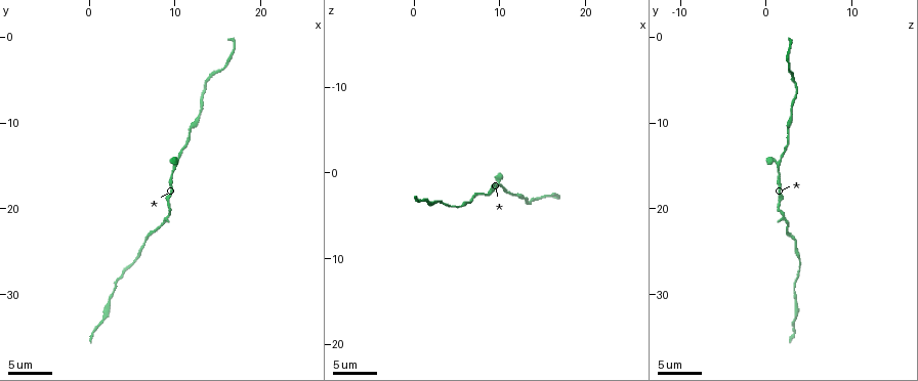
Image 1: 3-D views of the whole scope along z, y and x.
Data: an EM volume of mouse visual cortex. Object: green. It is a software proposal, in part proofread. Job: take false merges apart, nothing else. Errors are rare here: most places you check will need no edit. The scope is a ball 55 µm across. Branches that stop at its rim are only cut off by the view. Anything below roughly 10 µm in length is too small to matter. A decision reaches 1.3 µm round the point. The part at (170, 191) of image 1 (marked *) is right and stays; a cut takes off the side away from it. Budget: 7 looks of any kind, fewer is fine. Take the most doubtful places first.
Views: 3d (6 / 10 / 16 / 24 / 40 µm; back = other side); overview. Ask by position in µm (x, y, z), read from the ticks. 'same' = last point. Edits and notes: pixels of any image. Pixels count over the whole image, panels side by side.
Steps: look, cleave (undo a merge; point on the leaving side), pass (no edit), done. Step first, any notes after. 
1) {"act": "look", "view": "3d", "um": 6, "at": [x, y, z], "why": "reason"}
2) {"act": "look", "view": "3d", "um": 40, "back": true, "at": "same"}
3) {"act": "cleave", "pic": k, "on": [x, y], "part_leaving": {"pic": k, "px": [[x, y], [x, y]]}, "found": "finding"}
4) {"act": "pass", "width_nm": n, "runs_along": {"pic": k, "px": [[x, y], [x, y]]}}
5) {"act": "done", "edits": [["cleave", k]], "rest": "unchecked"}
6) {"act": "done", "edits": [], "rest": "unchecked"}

{"act": "look", "view": "3d", "um": 16, "at": [13.2, 8.6, 3.0], "why": "thick turns thin"}

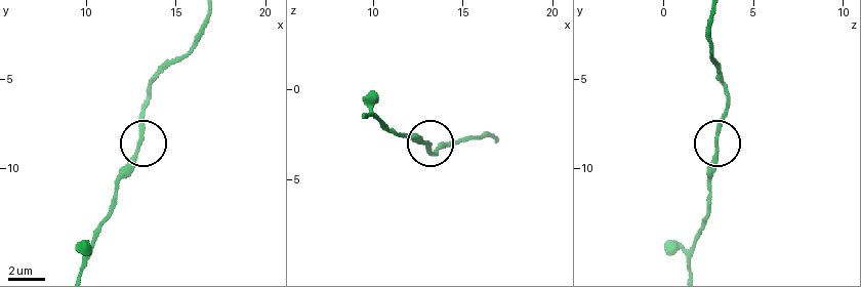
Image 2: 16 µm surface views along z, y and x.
{"act": "pass", "width_nm": 210, "found": "one neuron here"}

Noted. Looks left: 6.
{"act": "look", "view": "3d", "um": 10, "at": [9.6, 15.6, 1.6], "why": "narrows sharply"}

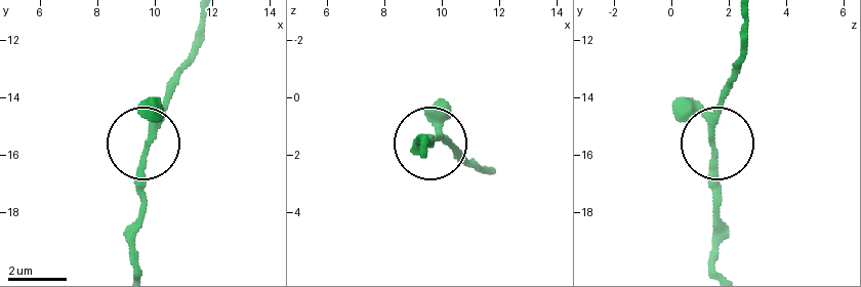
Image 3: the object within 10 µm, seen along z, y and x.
{"act": "pass", "width_nm": 200, "runs_along": {"pic": 3, "px": [[715, 207], [715, 121], [730, 65]]}, "found": "all the same neuron"}

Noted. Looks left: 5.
{"act": "look", "view": "3d", "um": 6, "at": [6.6, 23.8, 3.2], "why": "a narrow waist"}

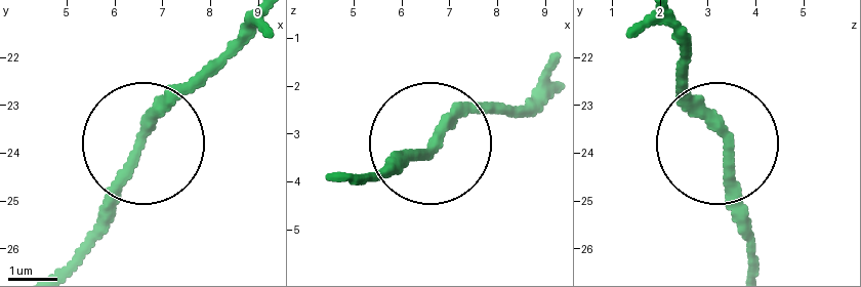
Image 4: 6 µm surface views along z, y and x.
{"act": "look", "view": "3d", "um": 6, "back": true, "at": [6.50, 23.80, 3.35]}

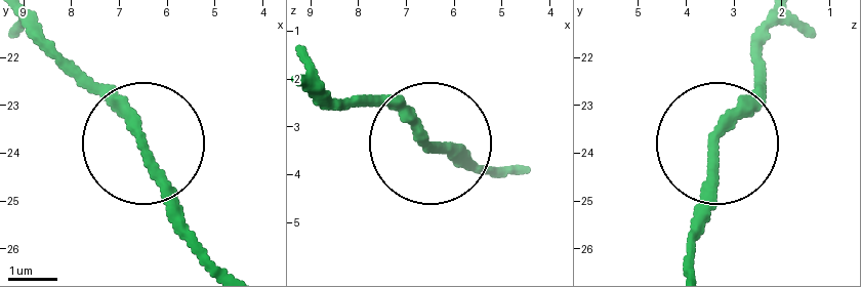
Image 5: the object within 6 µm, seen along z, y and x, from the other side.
{"act": "pass", "runs_along": {"pic": 5, "px": [[775, 21], [754, 57], [750, 107], [718, 156], [694, 265]]}, "found": "all the same neuron"}

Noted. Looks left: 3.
{"act": "done", "edits": [], "rest": "unchecked"}

